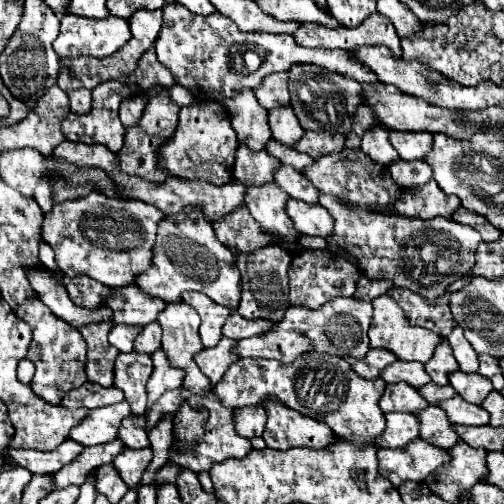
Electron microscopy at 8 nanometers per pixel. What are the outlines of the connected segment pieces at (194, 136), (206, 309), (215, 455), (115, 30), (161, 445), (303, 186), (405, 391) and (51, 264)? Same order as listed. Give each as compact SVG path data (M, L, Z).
M192 102L180 108L180 124L176 136L162 148L162 166L178 178L204 180L214 186L232 180L232 164L238 150L236 132L230 124L230 114L220 102Z
M184 292L182 300L186 304L190 304L202 318L200 338L202 338L204 348L216 346L222 338L222 326L224 326L226 318L230 316L230 310L216 304L214 300L210 300L208 296L204 296L200 292Z
M208 396L208 400L204 400L204 406L210 412L204 440L200 442L200 448L196 448L196 452L188 452L188 456L180 460L184 468L196 474L210 472L214 464L228 458L246 458L252 450L250 440L234 432L232 412L228 412L228 408L224 408L220 400L216 400L216 396Z
M64 14L60 18L60 34L54 40L54 50L60 58L78 58L78 56L94 56L104 58L114 54L118 48L122 48L128 38L132 36L128 20L120 20L118 16L108 16L104 20L84 18L84 16L72 16Z
M164 414L156 426L148 432L150 438L150 446L154 452L152 464L148 466L148 484L152 484L152 476L156 476L156 468L160 468L160 464L164 464L164 460L168 460L168 444L172 444L172 416Z
M280 166L276 170L276 184L284 192L288 192L290 198L298 198L298 200L304 200L308 204L318 204L318 192L316 192L316 188L312 188L312 184L308 184L308 180L304 178L304 174L296 172L294 168Z
M406 382L388 384L384 396L380 398L382 412L412 412L418 414L428 406L428 402Z
M40 242L40 262L46 266L46 268L50 268L50 270L56 270L56 272L60 272L58 268L56 268L54 251L46 242Z

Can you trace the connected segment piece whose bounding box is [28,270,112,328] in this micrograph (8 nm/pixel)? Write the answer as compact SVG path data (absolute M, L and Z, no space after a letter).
M34 270L30 272L28 278L32 288L38 292L40 300L52 312L56 312L56 316L60 316L64 322L72 324L74 328L82 328L84 324L92 324L92 322L112 322L112 308L108 308L108 304L100 304L98 308L78 308L68 298L66 288L62 284L56 284L56 280L48 276L48 272Z

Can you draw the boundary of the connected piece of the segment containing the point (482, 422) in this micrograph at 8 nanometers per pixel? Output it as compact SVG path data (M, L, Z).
M454 396L452 400L444 400L444 404L438 404L442 410L446 410L448 418L454 424L466 424L466 426L486 426L490 422L490 416L484 408L476 404L468 404L460 396Z

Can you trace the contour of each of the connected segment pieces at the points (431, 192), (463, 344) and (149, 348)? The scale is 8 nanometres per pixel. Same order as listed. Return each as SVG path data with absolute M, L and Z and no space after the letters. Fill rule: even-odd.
M434 180L420 188L404 190L404 196L396 200L396 210L400 214L416 216L416 218L450 218L460 208L458 196L446 194Z
M456 324L452 334L448 336L448 342L454 350L454 356L460 364L462 372L476 372L478 370L478 354L472 350L472 344L464 338L464 330Z
M156 322L148 324L148 326L140 332L140 336L136 338L134 350L136 350L136 352L142 352L142 354L154 354L154 352L160 348L160 336L162 336L160 324L156 324Z

